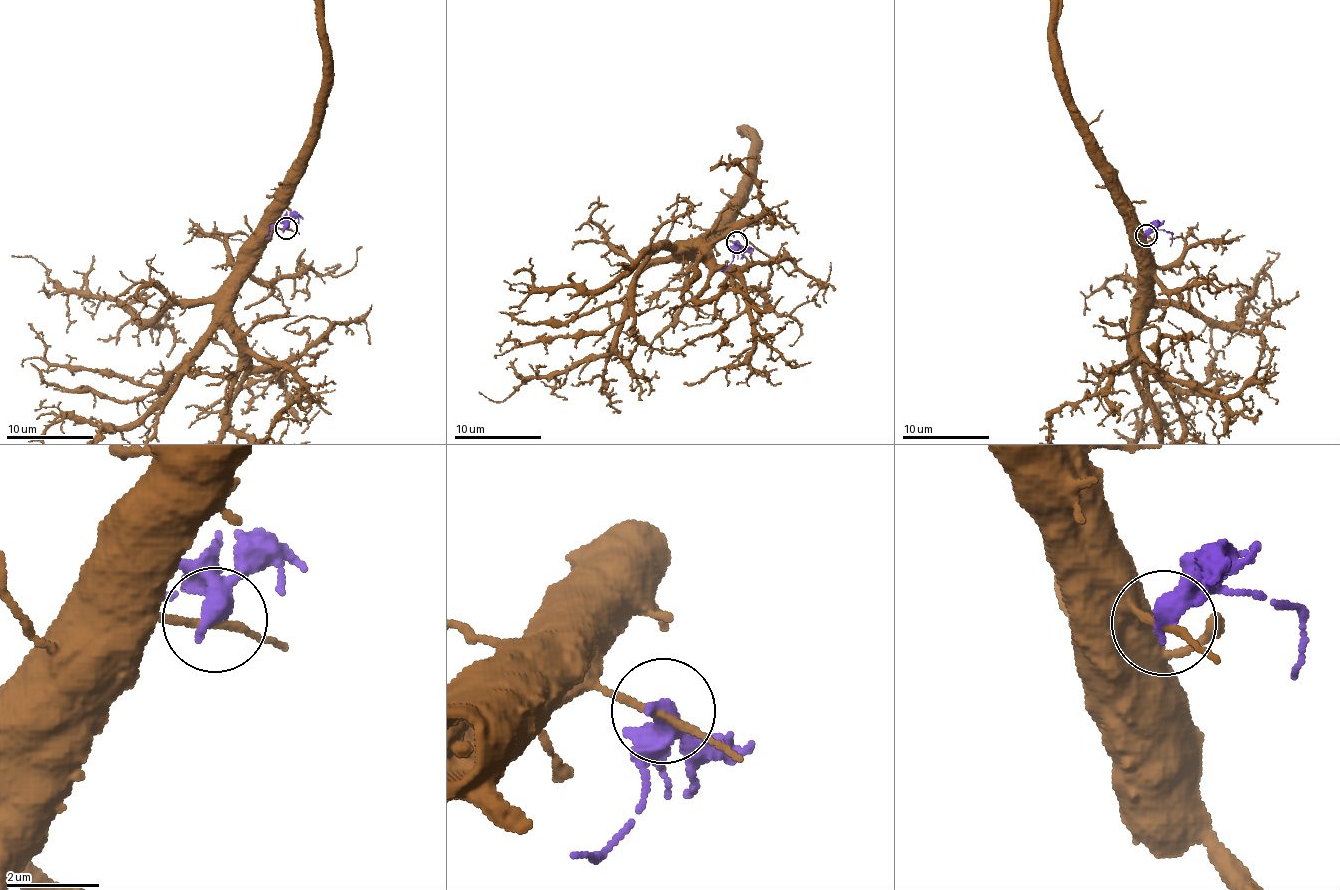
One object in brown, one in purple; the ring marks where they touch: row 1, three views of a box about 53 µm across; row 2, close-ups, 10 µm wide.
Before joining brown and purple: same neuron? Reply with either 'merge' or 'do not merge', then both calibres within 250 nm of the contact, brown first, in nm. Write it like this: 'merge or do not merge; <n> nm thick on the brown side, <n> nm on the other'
do not merge; 150 nm thick on the brown side, 500 nm on the other

